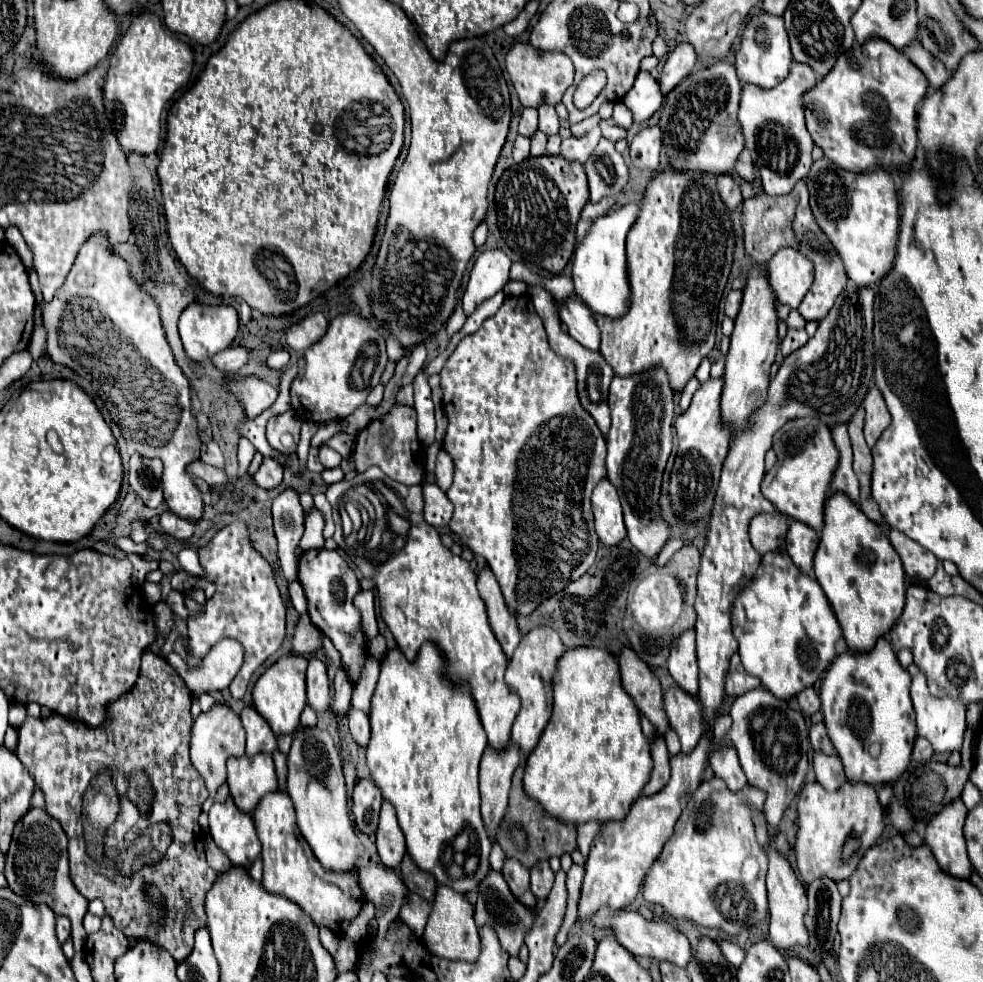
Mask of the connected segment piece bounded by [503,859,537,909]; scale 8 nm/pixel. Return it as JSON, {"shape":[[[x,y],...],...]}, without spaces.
{"shape":[[[507,859],[505,867],[503,867],[503,877],[505,877],[511,893],[519,901],[523,901],[523,905],[527,905],[529,909],[535,909],[537,899],[529,889],[529,871],[523,865],[519,865],[519,861]]]}

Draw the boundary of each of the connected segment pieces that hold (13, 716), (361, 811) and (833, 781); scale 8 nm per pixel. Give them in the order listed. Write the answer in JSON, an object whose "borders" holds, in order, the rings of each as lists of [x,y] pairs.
{"borders":[[[[11,703],[9,705],[9,725],[11,727],[15,727],[15,729],[19,729],[19,725],[23,725],[23,721],[25,721],[25,707],[21,705],[21,703]]],[[[359,779],[353,787],[353,815],[355,825],[367,837],[373,837],[377,831],[379,821],[379,807],[381,807],[381,793],[379,787],[371,779]]],[[[815,753],[813,755],[813,769],[815,769],[817,783],[821,783],[827,791],[835,791],[841,783],[847,781],[845,773],[843,773],[841,759],[837,755]]]]}

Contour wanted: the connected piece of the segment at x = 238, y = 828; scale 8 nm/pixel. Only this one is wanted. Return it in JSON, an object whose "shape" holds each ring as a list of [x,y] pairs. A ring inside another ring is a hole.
{"shape":[[[233,799],[215,803],[209,811],[209,831],[217,847],[229,857],[231,865],[249,869],[261,857],[261,843],[253,819],[239,811]]]}

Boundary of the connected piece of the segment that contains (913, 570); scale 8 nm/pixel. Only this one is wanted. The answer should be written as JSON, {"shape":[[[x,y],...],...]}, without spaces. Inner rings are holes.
{"shape":[[[891,529],[889,539],[903,561],[905,573],[913,581],[929,581],[933,577],[933,573],[937,569],[937,559],[931,551],[923,549],[909,537],[903,537],[903,533],[899,533],[899,529]]]}

